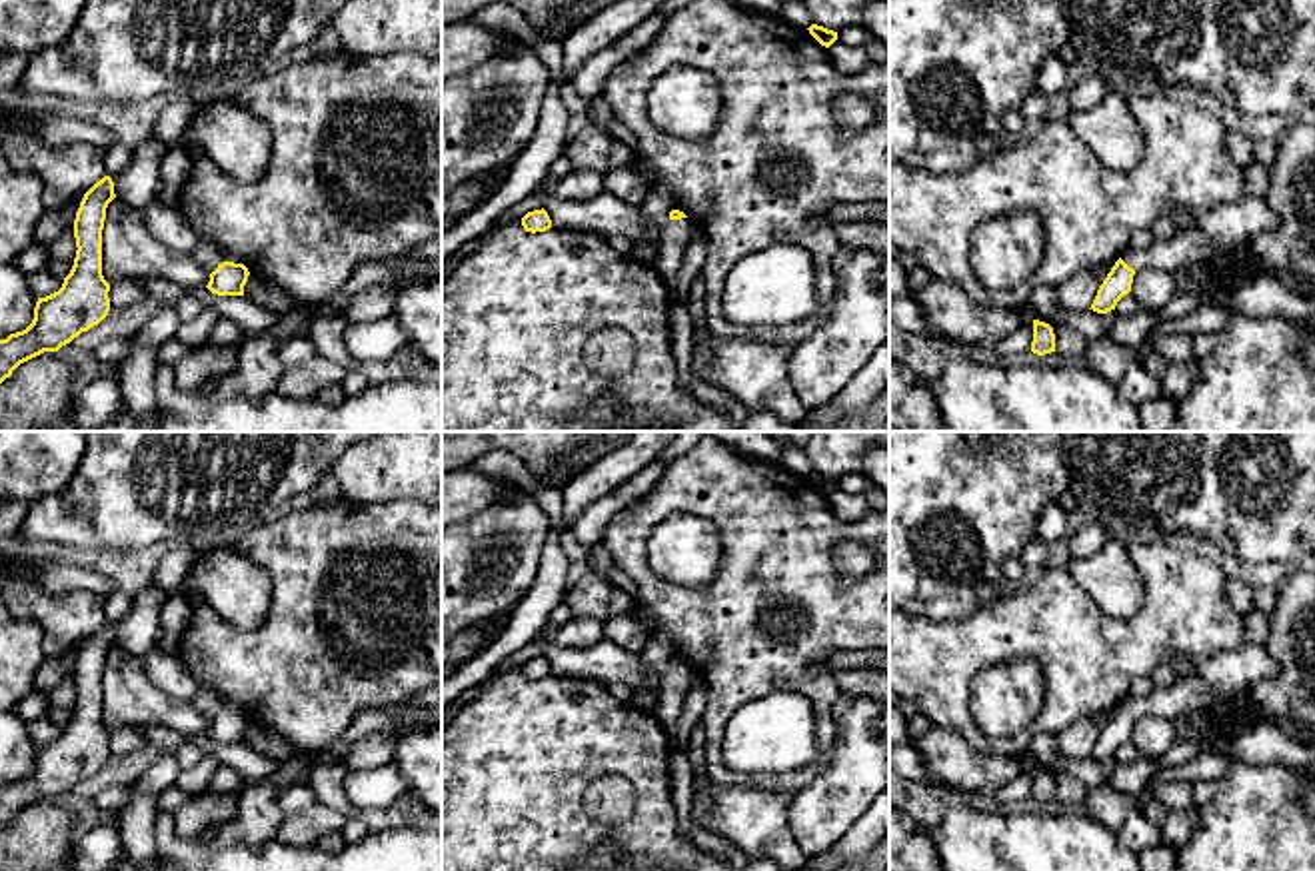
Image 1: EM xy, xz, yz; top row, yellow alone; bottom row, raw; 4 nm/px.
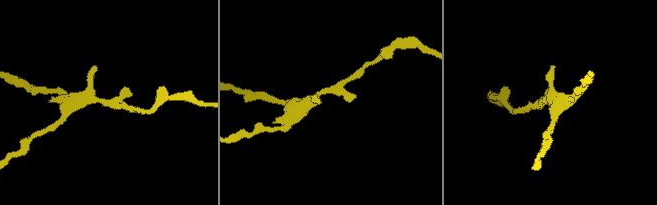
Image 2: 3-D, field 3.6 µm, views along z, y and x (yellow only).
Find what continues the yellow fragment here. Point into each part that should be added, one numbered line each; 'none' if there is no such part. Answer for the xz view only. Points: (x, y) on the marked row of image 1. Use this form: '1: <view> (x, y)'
1: xz (670, 262)

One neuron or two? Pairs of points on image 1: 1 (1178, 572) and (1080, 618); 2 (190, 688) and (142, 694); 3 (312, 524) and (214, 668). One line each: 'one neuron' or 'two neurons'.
1: one neuron
2: two neurons
3: one neuron

